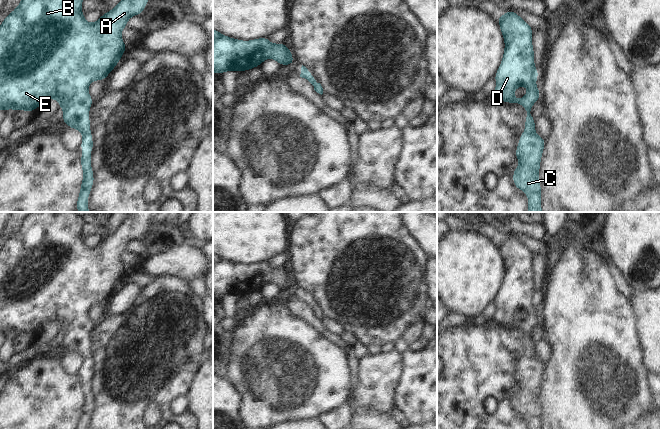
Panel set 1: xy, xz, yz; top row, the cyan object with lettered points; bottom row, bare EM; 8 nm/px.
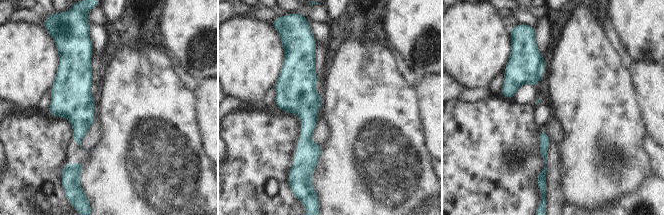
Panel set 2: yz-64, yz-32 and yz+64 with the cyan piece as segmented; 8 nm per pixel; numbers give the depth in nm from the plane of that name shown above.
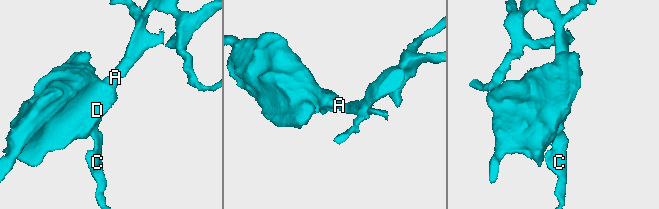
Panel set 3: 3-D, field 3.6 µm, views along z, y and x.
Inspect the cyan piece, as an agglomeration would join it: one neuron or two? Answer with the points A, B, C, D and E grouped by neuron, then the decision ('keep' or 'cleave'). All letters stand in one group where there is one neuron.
A B C D E; keep

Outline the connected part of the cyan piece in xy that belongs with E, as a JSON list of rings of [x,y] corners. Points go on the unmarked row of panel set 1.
[[[30,212],[27,214],[21,222],[21,226],[14,233],[12,237],[9,237],[0,249],[0,334],[5,338],[8,332],[12,332],[15,336],[19,334],[25,334],[26,336],[33,336],[41,328],[43,328],[48,323],[57,323],[59,325],[58,332],[63,332],[63,342],[62,345],[67,349],[80,355],[83,358],[81,365],[81,374],[83,378],[81,379],[80,386],[83,394],[83,404],[81,407],[81,412],[76,429],[87,429],[88,421],[90,415],[94,408],[94,398],[91,391],[91,380],[89,379],[93,375],[93,362],[92,356],[90,355],[90,342],[89,334],[95,323],[91,322],[88,317],[88,311],[91,306],[96,304],[103,304],[107,302],[108,298],[117,290],[117,287],[123,280],[123,277],[127,274],[127,270],[123,266],[121,261],[121,255],[127,251],[127,245],[134,239],[141,239],[144,235],[145,230],[149,226],[150,219],[157,212],[133,212],[131,216],[123,221],[117,229],[107,237],[102,238],[98,245],[94,247],[87,247],[84,243],[84,237],[81,234],[84,222],[79,215],[74,212]]]

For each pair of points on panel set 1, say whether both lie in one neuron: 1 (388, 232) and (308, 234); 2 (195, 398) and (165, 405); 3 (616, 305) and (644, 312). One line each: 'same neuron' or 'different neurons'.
1: same neuron
2: different neurons
3: different neurons

